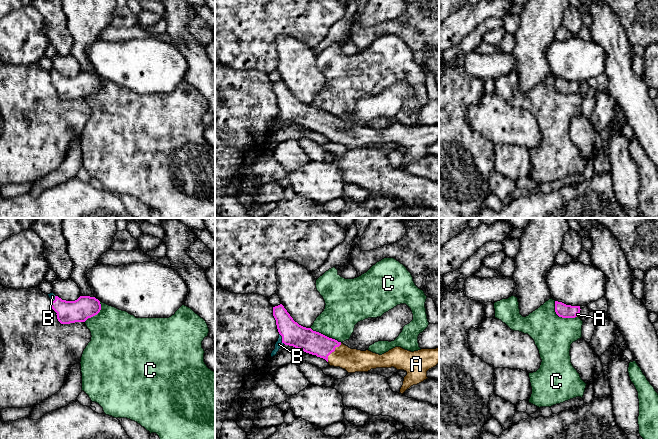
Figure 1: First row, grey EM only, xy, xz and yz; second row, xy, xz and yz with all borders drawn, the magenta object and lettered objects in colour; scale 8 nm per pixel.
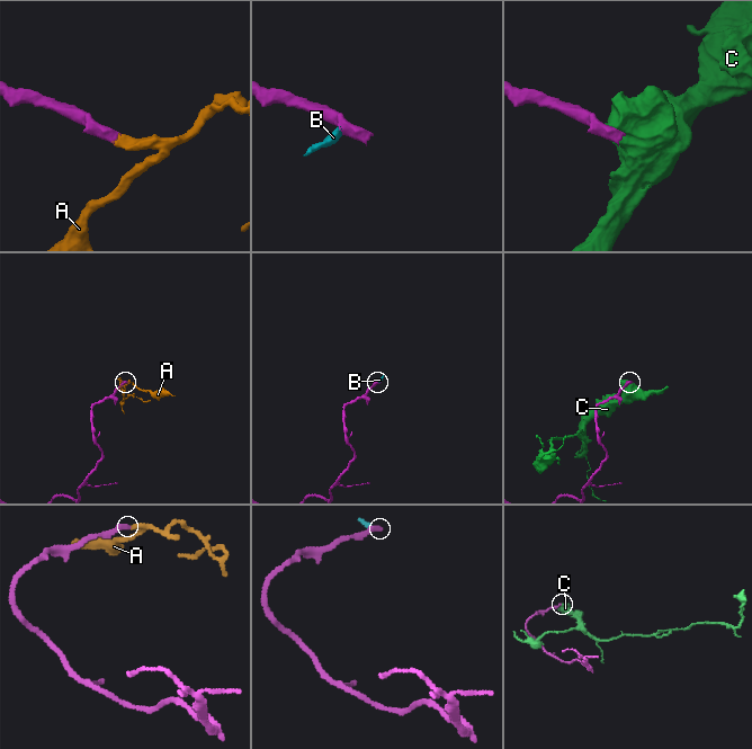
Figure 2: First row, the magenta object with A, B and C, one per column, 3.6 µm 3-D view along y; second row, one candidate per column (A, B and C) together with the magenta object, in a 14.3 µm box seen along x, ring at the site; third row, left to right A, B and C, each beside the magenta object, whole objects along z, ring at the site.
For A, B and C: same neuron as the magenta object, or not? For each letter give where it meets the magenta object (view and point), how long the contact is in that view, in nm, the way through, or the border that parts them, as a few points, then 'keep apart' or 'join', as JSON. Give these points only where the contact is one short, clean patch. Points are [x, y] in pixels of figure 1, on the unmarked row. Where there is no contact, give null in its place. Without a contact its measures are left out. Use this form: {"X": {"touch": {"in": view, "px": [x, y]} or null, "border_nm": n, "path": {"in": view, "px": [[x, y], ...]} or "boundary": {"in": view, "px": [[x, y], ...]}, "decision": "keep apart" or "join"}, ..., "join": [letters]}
{"A": {"touch": {"in": "xz", "px": [332, 127]}, "border_nm": 190, "path": {"in": "xz", "px": [[312, 118], [332, 127], [352, 136]]}, "decision": "join"}, "B": {"touch": {"in": "xz", "px": [282, 114]}, "border_nm": 100, "path": {"in": "xz", "px": [[312, 118], [303, 114], [282, 114], [279, 120]]}, "decision": "join"}, "C": {"touch": {"in": "yz", "px": [560, 92]}, "border_nm": 220, "boundary": {"in": "yz", "px": [[554, 77], [554, 87], [559, 92], [576, 93]]}, "decision": "keep apart"}, "join": ["A", "B"]}

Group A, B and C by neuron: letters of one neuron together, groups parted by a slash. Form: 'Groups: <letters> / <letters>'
Groups: A B / C

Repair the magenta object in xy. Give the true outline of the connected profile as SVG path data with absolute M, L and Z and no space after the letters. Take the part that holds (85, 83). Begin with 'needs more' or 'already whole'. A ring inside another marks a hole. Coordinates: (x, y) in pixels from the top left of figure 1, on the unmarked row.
needs more | M53 68L48 70L51 83L61 100L85 98L88 94L97 91L101 86L98 75L90 72L80 72L75 77L62 76Z

